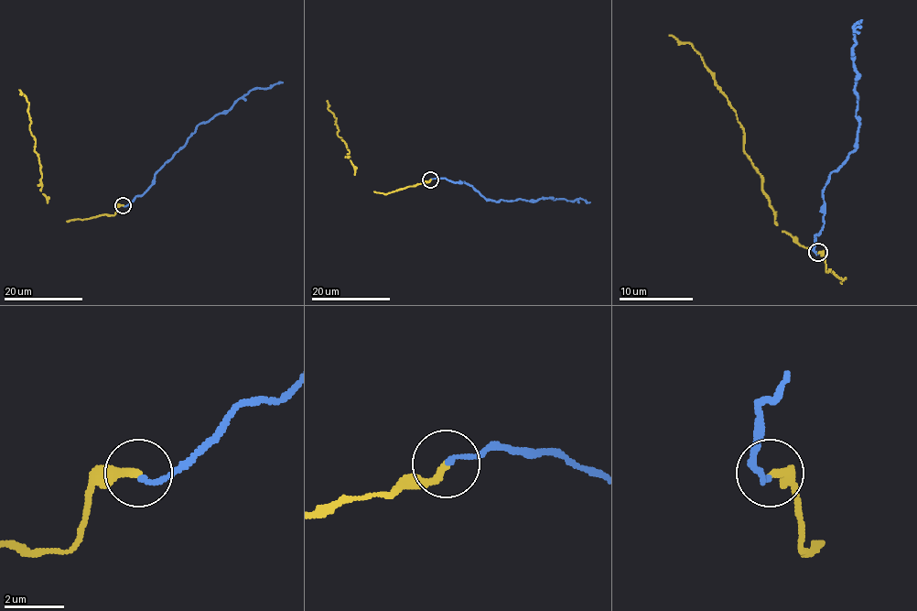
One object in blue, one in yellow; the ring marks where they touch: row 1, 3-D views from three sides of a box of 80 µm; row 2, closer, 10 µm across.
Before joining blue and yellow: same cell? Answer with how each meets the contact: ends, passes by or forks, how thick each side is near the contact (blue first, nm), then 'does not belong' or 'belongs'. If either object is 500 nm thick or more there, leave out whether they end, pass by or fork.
blue ends; yellow ends; calibres 170 and 240 nm; does not belong

